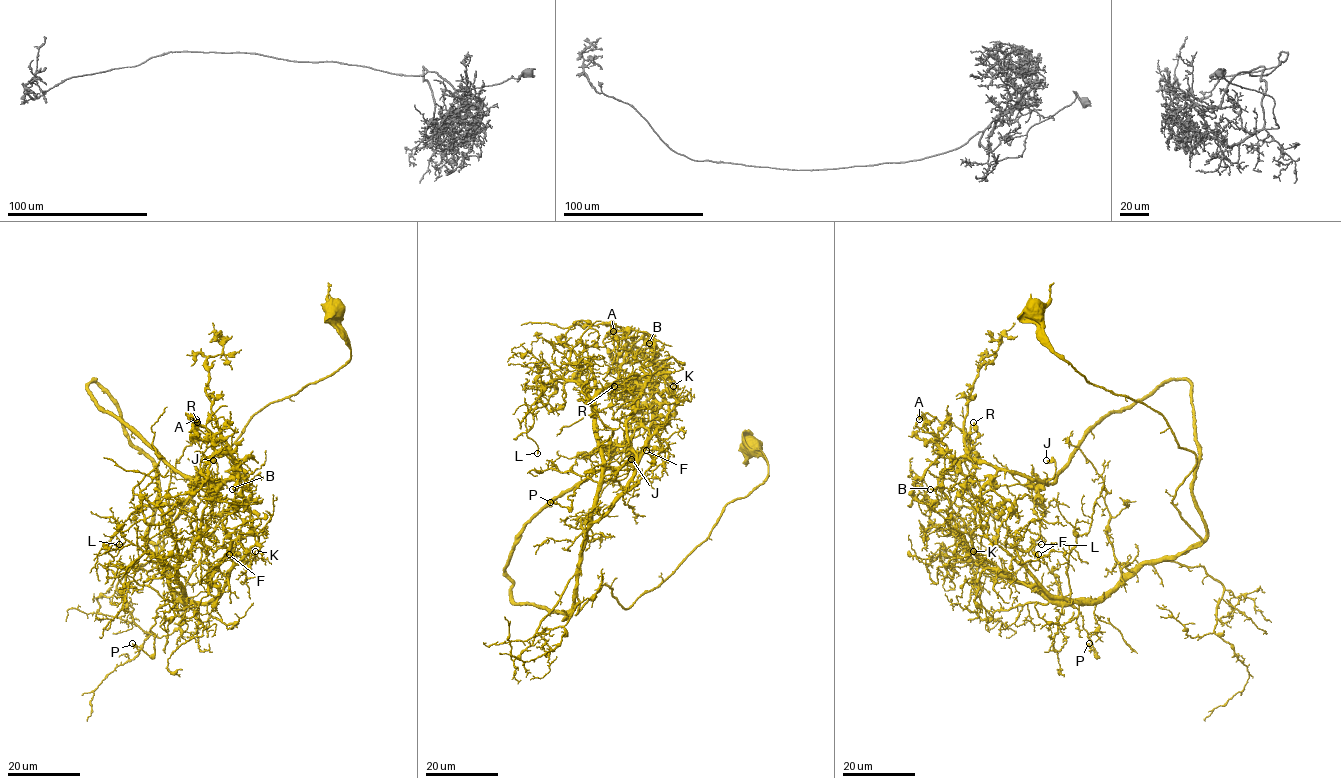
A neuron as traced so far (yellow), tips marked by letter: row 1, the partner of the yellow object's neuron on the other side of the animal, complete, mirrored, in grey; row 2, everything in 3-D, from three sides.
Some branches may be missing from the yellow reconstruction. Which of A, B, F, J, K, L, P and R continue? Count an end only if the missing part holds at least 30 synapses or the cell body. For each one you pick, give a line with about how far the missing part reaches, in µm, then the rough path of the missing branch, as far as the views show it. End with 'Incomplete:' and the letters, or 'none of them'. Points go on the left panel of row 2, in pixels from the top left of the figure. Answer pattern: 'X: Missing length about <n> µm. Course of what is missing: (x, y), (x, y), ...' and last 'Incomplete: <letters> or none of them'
Incomplete: none of them

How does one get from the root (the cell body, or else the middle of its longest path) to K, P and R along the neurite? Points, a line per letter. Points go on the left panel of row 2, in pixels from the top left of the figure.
K: (335, 312), (350, 358), (217, 449), (159, 540), (167, 582), (191, 602), (211, 601), (255, 551)
P: (335, 312), (350, 358), (259, 410), (211, 456), (159, 540), (180, 601), (156, 611), (152, 654), (132, 643)
R: (335, 312), (350, 358), (217, 449), (159, 540), (167, 582), (207, 602), (258, 536), (234, 463), (197, 422)

